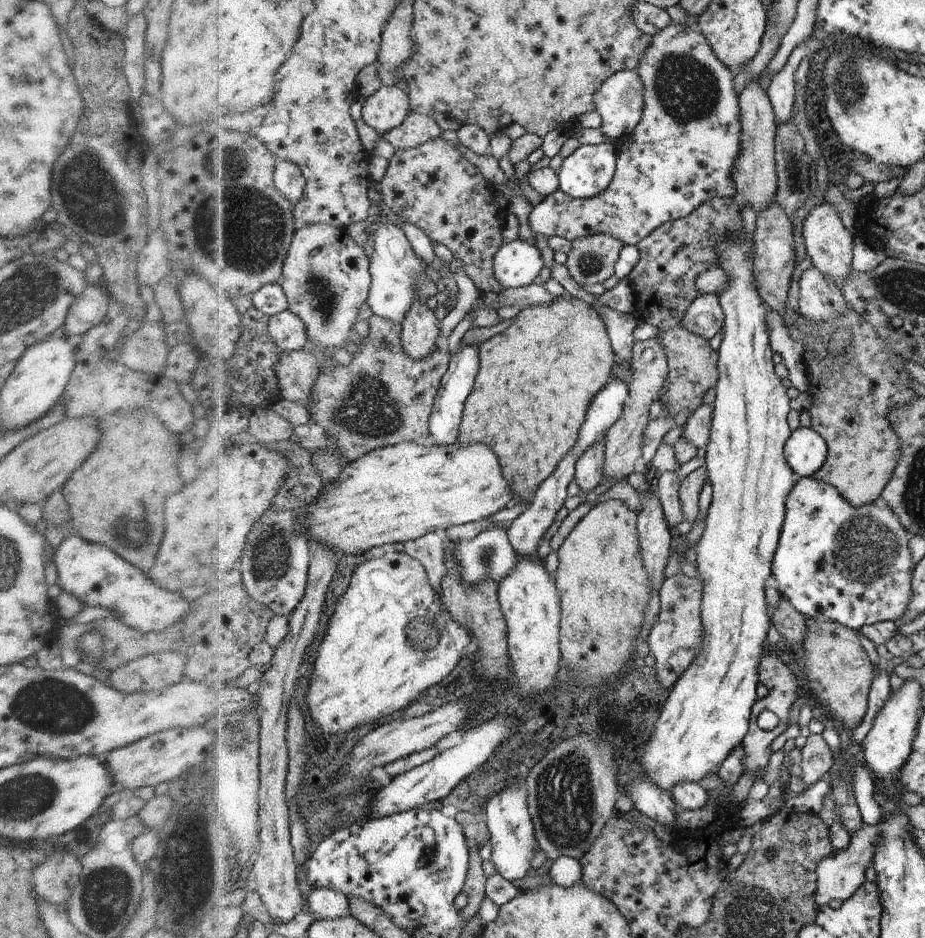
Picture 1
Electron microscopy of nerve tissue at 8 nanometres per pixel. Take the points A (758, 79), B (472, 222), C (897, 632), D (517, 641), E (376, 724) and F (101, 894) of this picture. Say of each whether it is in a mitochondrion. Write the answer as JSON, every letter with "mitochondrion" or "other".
{"A":"other","B":"other","C":"other","D":"other","E":"other","F":"mitochondrion"}

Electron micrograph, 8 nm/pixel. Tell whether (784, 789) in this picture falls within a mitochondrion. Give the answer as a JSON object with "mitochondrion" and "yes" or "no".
{"mitochondrion":"no"}

